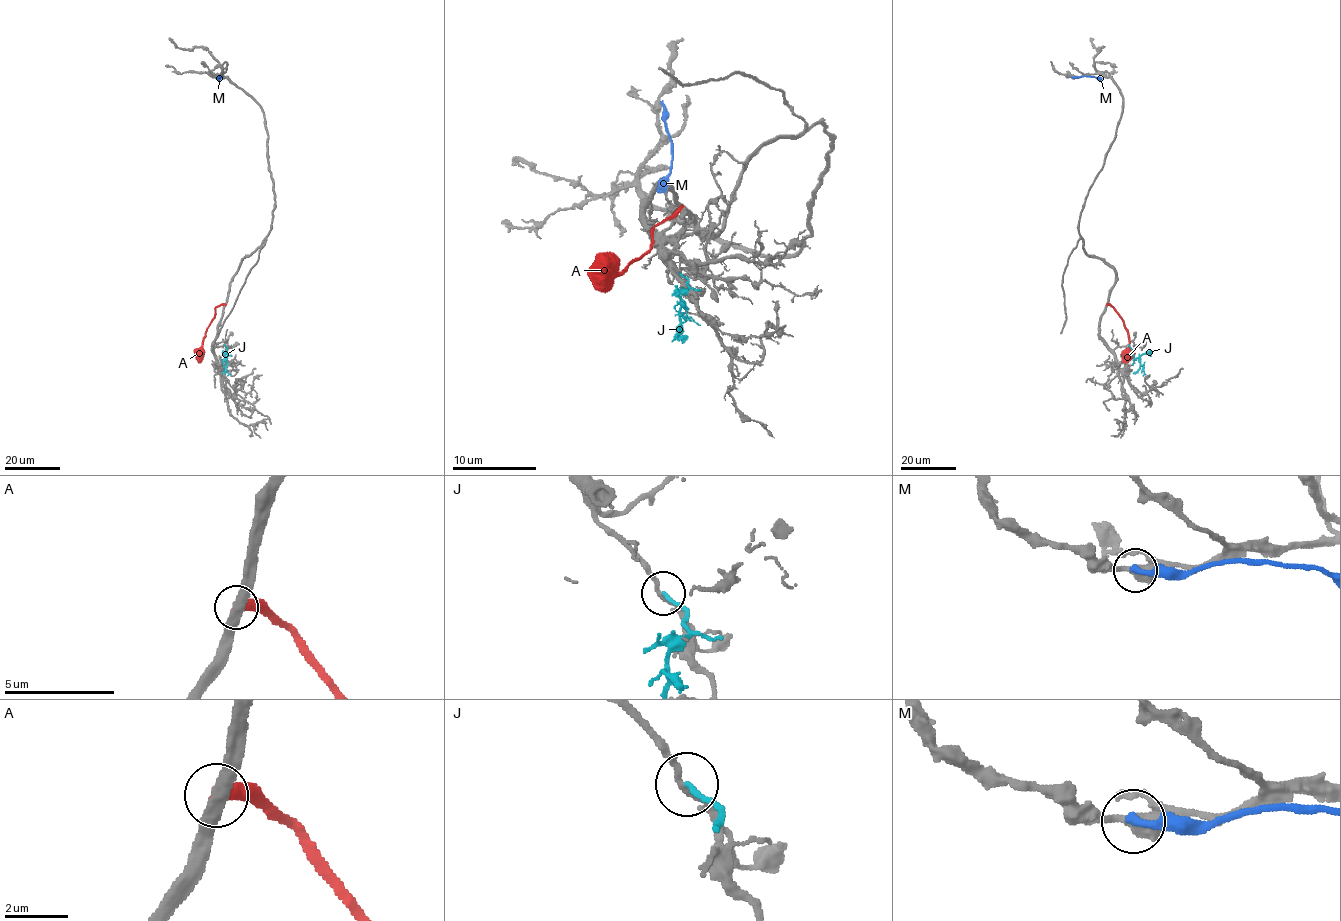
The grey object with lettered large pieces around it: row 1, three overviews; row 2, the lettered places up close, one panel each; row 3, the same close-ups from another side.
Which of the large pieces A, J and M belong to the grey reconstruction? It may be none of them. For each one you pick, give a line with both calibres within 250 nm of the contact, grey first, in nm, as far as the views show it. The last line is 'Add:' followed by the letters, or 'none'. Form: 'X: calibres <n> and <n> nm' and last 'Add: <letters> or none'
Add: none

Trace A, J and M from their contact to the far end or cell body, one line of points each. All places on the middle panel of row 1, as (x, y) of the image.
A: (681, 206), (653, 229), (651, 246), (622, 273), (614, 275), (614, 267), (603, 256)
J: (678, 273), (687, 279), (689, 288), (681, 300), (687, 309), (683, 317), (693, 319), (689, 317)
M: (662, 102), (672, 169), (668, 179), (655, 192)

